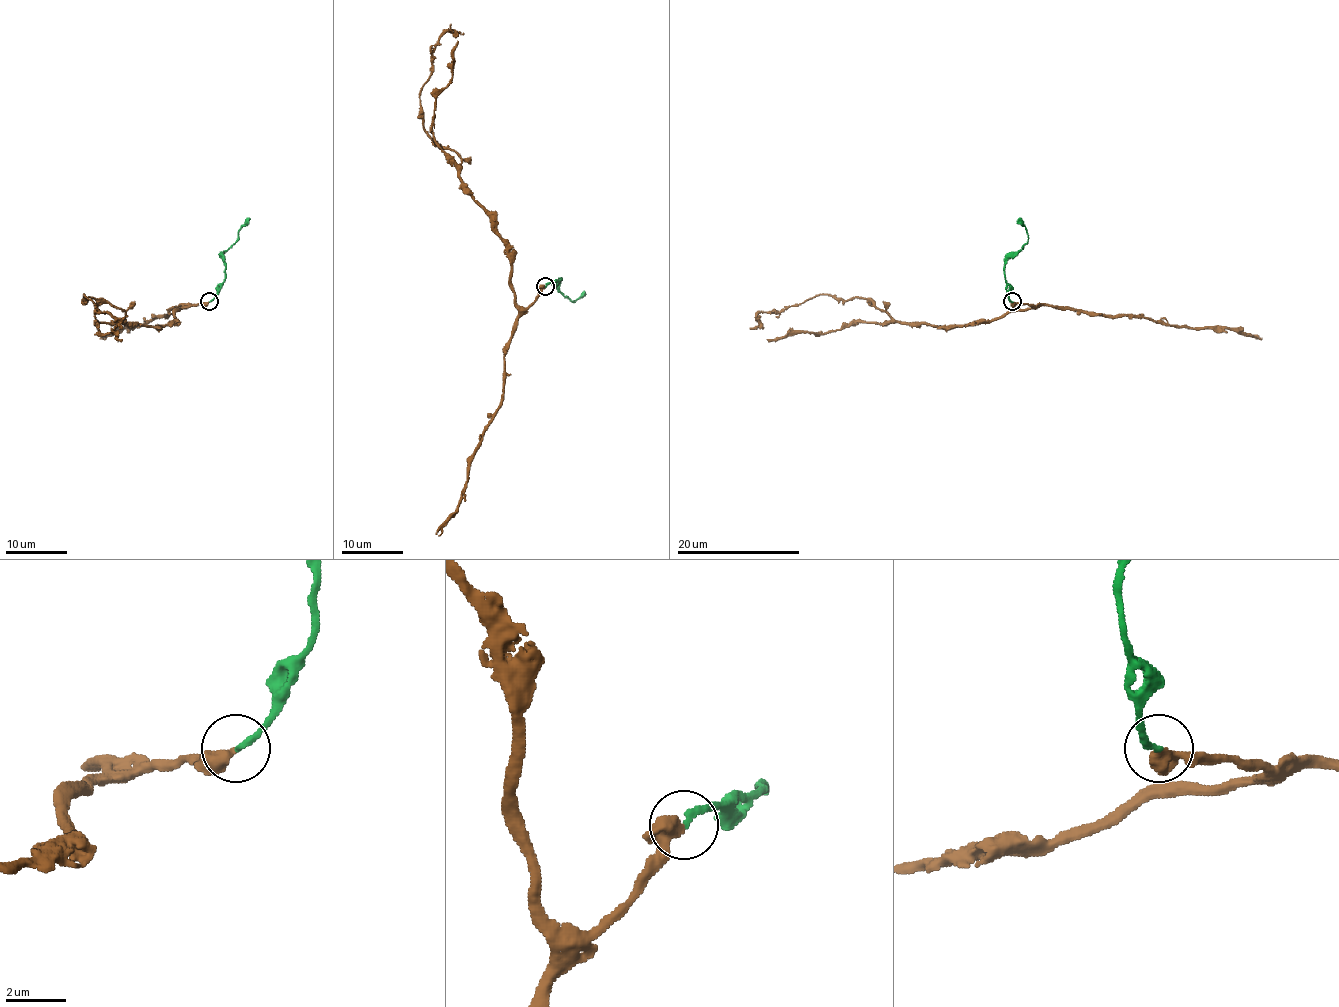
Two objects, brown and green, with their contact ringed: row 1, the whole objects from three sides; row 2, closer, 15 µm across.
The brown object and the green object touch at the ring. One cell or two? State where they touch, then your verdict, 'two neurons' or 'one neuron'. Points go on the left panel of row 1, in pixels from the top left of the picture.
at (209, 301); one neuron

